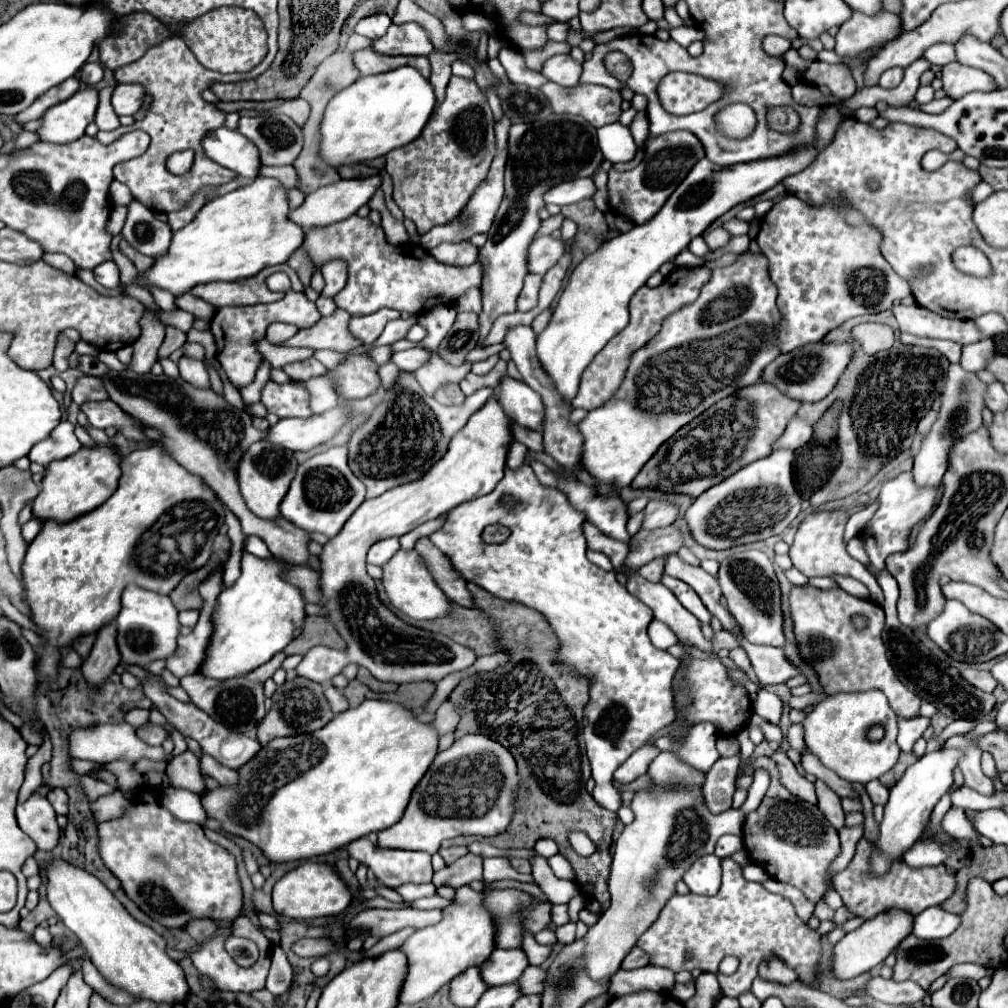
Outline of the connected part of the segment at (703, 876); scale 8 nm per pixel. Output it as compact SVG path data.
M716 855L696 859L686 871L684 883L696 895L714 895L720 889L720 859Z

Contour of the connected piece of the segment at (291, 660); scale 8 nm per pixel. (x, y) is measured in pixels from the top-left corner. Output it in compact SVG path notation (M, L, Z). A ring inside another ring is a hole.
M292 655L292 657L286 657L286 659L284 659L282 669L286 671L286 681L290 681L290 679L294 679L294 677L296 677L294 667L296 667L300 661L302 661L302 657L300 657L300 655Z

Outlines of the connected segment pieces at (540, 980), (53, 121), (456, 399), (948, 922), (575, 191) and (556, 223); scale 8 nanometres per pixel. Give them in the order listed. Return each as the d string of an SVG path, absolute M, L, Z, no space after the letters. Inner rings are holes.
M528 967L524 973L522 973L522 977L520 977L520 981L518 981L518 985L520 985L520 993L524 995L524 993L542 993L542 989L544 989L544 979L546 979L546 971L544 969L540 969L540 967Z
M84 89L72 95L68 101L62 101L48 109L42 117L42 125L36 135L44 143L70 143L84 135L84 129L94 121L98 107L98 91Z
M442 385L442 387L436 391L434 399L436 399L438 403L442 403L442 405L462 405L464 393L460 391L458 385Z
M928 907L922 913L914 915L914 927L910 935L918 939L940 939L948 937L958 927L958 923L958 915L948 913L940 907Z
M574 179L574 181L564 181L556 187L552 187L546 195L546 203L556 203L556 205L570 205L578 203L584 199L592 199L596 195L596 185L592 179Z
M558 213L558 215L550 217L548 221L544 221L544 223L542 223L542 227L540 227L540 233L536 233L536 237L540 237L540 235L550 235L550 233L554 233L556 229L560 229L562 221L564 221L564 215L562 215L562 213Z

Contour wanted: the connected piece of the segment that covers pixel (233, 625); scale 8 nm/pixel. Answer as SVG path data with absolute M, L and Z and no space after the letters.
M242 549L242 575L216 599L212 611L214 633L198 673L216 679L242 677L244 673L270 661L272 655L280 653L294 637L300 635L302 619L306 615L304 599L294 585L280 579L284 567L284 561L264 561Z

